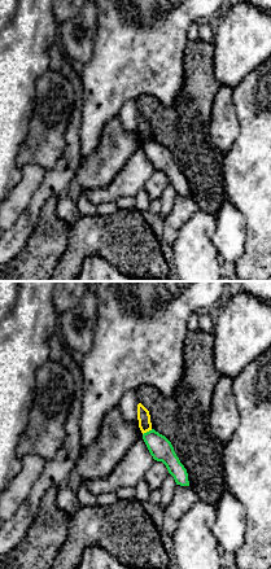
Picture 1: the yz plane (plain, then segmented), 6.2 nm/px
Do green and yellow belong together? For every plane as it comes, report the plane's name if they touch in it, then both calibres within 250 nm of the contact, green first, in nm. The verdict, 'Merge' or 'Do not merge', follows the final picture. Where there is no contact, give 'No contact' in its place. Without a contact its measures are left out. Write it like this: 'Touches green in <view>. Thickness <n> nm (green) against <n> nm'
Touches green in yz. Thickness 140 nm (green) against 80 nm

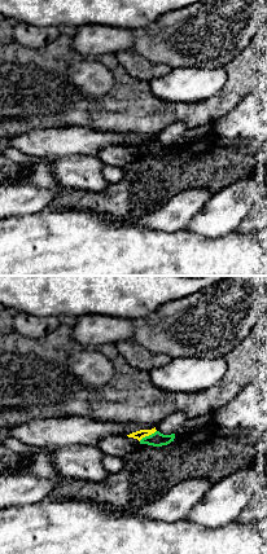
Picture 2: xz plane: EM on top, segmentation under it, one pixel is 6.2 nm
Touches green in xz. Thickness 90 nm (green) against 60 nm

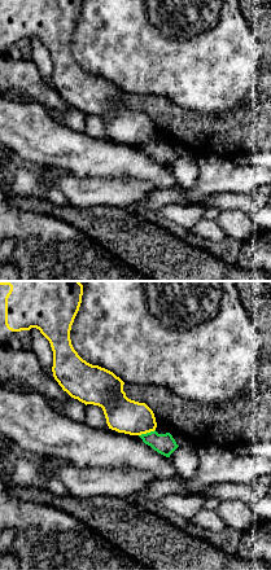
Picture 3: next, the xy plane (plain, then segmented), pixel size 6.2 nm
Touches green in xy. Thickness 130 nm (green) against 220 nm

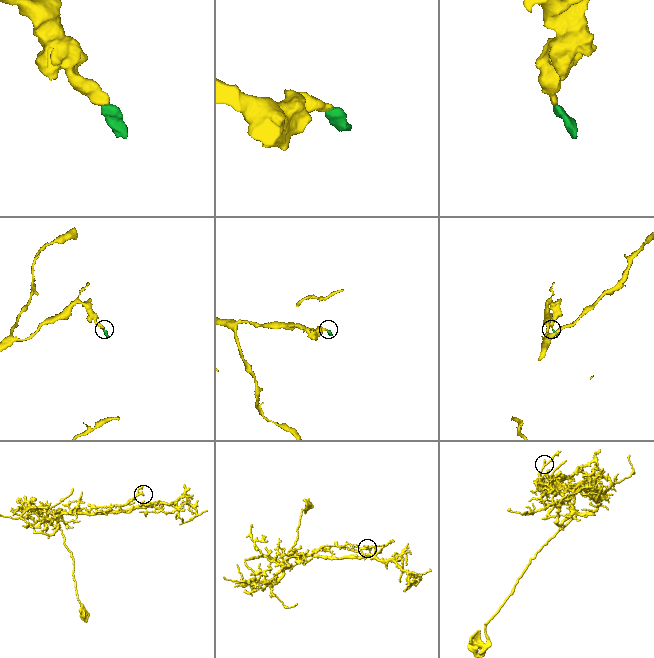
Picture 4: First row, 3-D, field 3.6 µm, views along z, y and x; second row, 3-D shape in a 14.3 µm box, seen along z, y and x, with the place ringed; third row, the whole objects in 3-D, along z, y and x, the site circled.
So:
Do not merge

